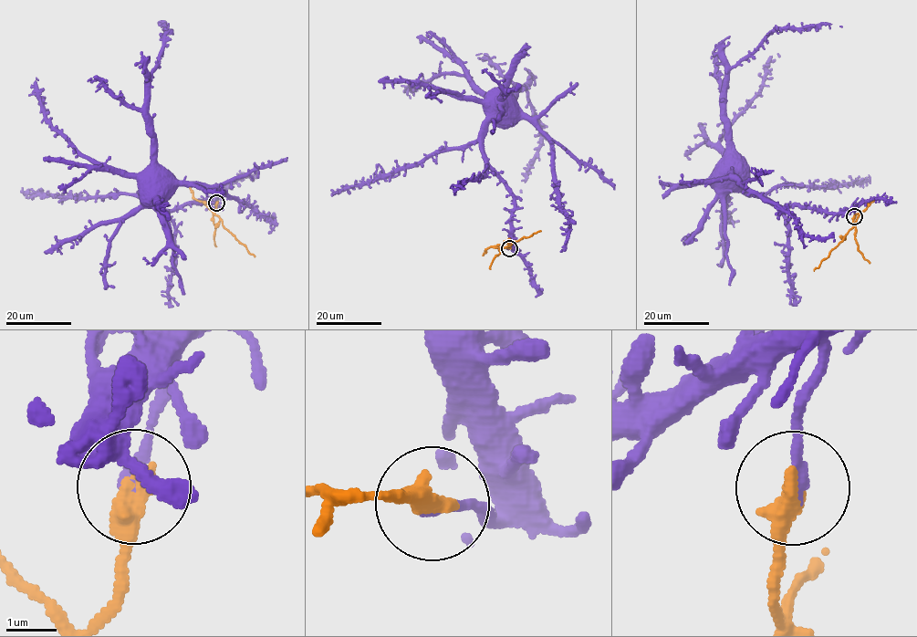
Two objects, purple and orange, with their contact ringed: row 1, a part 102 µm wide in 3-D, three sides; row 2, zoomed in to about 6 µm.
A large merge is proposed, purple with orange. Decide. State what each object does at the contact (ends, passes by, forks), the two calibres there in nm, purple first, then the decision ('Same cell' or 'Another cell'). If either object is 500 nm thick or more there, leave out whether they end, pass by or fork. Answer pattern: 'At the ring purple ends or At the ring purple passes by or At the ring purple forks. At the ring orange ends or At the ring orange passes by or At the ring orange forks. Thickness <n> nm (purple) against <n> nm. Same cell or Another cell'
At the ring purple ends. At the ring orange ends. Thickness 300 nm (purple) against 480 nm. Another cell

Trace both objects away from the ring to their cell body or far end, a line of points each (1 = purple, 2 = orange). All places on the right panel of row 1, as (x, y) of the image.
1: (854, 217), (855, 207), (838, 213), (775, 205), (743, 187), (741, 170), (730, 162)
2: (854, 217), (853, 227), (814, 270)

